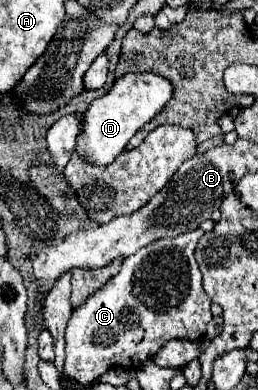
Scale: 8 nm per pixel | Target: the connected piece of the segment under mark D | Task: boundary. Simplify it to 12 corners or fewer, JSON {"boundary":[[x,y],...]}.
{"boundary":[[126,73],[90,103],[78,153],[112,163],[172,99],[154,73]]}

